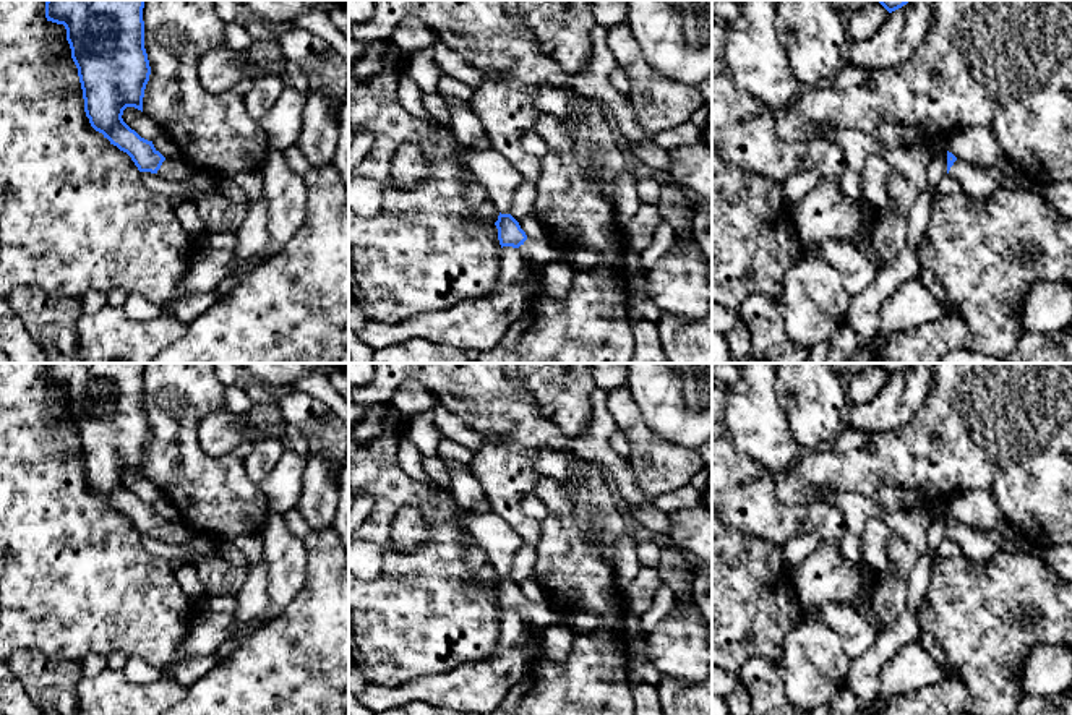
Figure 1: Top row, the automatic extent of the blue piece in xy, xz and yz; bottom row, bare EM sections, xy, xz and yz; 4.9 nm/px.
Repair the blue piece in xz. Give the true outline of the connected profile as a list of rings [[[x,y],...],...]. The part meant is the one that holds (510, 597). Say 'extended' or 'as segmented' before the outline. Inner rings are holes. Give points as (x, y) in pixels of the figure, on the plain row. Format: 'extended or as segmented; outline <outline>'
extended; outline [[[500,576],[495,589],[501,611],[517,611],[524,623],[540,636],[545,627],[564,624],[568,619],[566,613],[547,598],[537,603],[529,602],[511,577]]]

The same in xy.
extended; outline [[[47,363],[47,384],[63,387],[71,422],[78,431],[84,475],[91,490],[110,507],[126,516],[139,535],[151,535],[174,545],[187,545],[198,533],[183,520],[164,520],[152,507],[131,493],[122,482],[126,470],[143,475],[144,452],[151,430],[144,412],[144,363]]]

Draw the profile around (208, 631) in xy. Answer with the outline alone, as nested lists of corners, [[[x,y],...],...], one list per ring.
[[[208,611],[193,619],[187,637],[182,640],[182,653],[187,657],[211,655],[235,632],[234,616]]]

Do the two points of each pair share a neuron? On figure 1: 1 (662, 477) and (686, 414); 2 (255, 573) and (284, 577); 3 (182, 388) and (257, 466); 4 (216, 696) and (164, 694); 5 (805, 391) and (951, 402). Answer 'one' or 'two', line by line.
1: two
2: two
3: two
4: two
5: two

